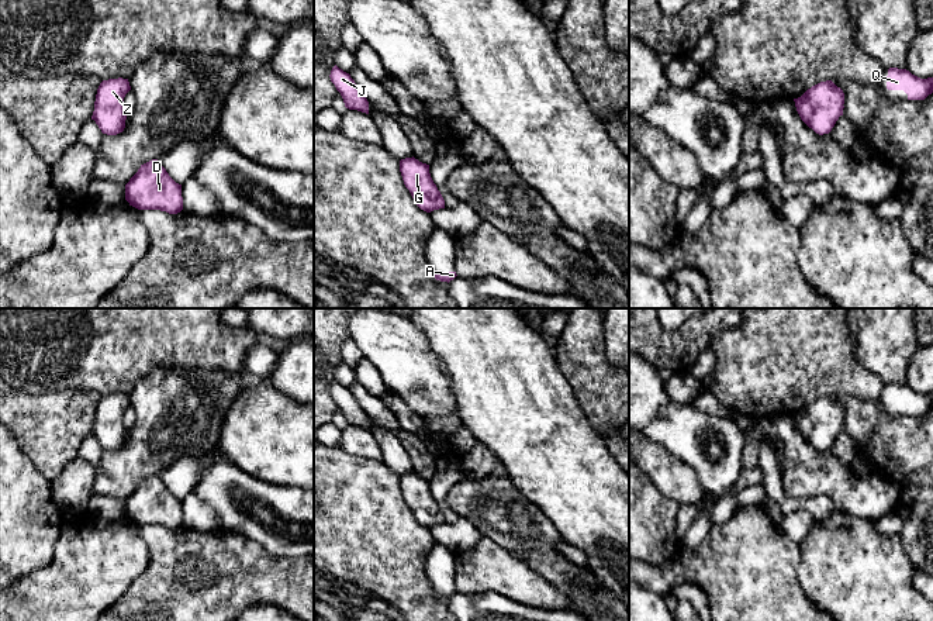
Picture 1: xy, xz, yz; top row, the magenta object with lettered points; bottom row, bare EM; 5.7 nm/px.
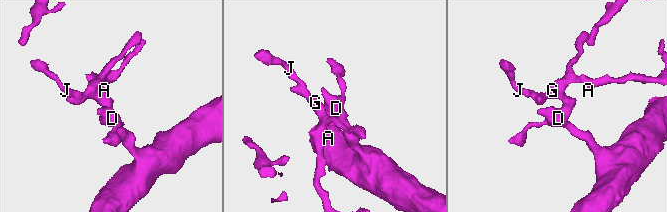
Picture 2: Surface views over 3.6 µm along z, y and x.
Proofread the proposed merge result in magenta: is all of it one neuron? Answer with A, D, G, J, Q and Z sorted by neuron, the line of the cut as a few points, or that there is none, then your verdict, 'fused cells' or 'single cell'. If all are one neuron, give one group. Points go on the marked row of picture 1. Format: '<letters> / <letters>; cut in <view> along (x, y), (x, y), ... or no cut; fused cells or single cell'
A D G J Q Z; no cut; single cell

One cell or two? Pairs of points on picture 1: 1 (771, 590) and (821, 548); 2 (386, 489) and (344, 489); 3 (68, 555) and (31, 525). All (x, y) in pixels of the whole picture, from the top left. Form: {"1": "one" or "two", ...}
{"1": "two", "2": "one", "3": "two"}

